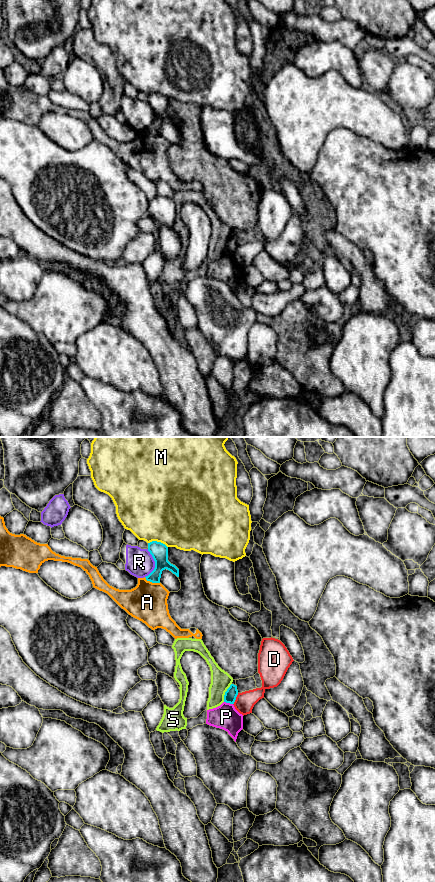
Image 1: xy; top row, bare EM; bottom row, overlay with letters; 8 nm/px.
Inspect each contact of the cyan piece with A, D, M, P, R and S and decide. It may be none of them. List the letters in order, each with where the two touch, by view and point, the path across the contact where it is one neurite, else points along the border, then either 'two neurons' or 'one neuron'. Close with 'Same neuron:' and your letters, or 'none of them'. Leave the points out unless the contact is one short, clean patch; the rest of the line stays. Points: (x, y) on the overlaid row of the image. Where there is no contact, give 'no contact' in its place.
A: meets cyan in xy at (152, 582); two neurons
D: meets cyan in xy at (235, 699); two neurons
M: meets cyan in xy at (158, 542); two neurons
P: meets cyan in xy at (228, 702); border along xy (224, 701), (232, 704); two neurons
R: meets cyan in xy at (155, 563); two neurons
S: meets cyan in xy at (225, 692); two neurons
Same neuron: none of them

